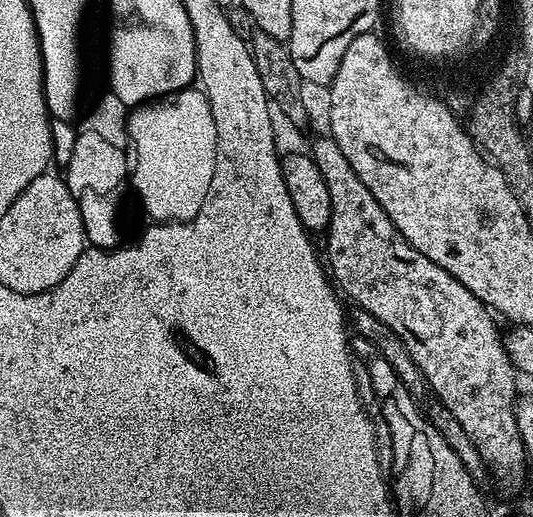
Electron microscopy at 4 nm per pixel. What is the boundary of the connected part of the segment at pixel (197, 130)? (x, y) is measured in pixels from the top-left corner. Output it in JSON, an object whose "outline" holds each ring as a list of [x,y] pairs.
{"outline":[[[198,88],[181,89],[164,99],[135,107],[128,117],[132,153],[130,184],[157,223],[184,223],[202,208],[216,169],[217,127],[205,93]]]}

